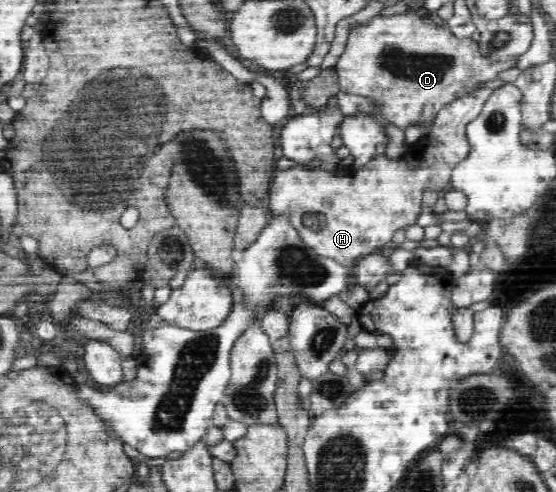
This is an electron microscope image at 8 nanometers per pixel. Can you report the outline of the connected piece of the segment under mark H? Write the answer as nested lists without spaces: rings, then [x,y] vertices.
[[[479,88],[465,97],[457,98],[445,105],[434,119],[429,132],[421,136],[417,143],[410,146],[399,159],[391,160],[385,153],[376,153],[361,169],[345,168],[345,173],[307,168],[297,165],[286,170],[274,171],[265,206],[272,215],[285,215],[288,222],[298,231],[303,243],[318,255],[337,261],[347,270],[347,285],[338,293],[339,297],[356,311],[369,301],[369,291],[352,282],[351,271],[357,268],[359,259],[378,252],[385,243],[392,241],[395,231],[413,225],[421,213],[423,191],[441,191],[451,181],[454,167],[467,159],[471,146],[466,136],[467,124],[481,113],[486,98],[493,90]]]

